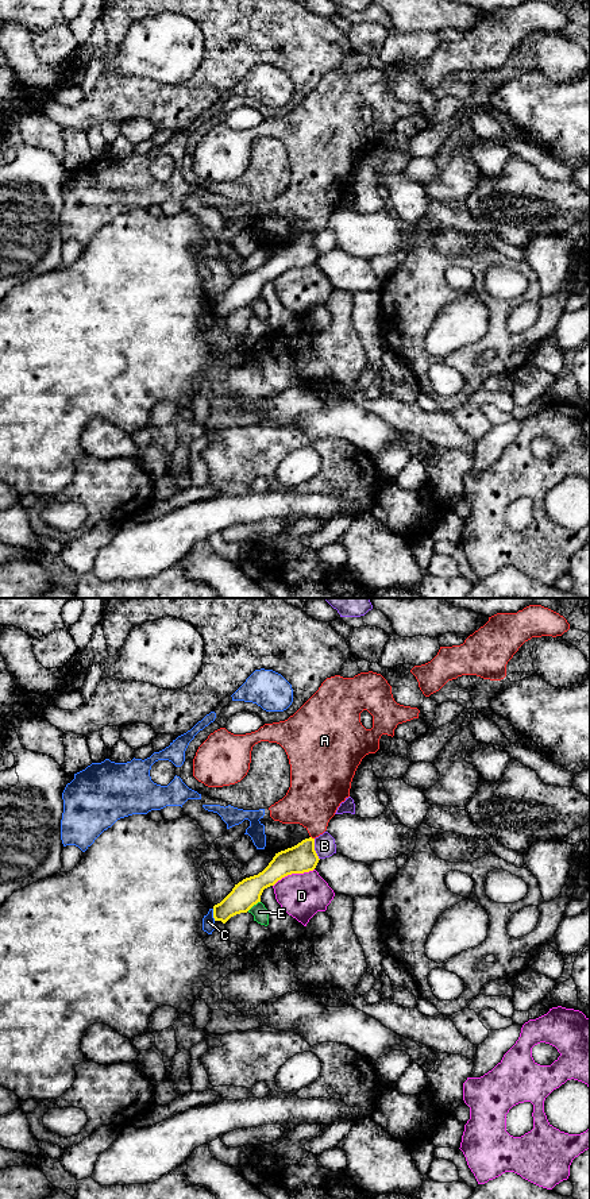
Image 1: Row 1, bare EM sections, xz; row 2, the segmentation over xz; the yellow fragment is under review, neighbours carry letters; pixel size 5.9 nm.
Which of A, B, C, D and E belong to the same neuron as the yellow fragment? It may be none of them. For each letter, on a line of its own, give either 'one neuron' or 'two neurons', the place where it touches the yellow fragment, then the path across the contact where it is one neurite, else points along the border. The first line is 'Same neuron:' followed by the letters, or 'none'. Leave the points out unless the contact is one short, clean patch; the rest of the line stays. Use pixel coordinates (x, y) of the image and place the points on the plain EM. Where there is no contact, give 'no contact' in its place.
Same neuron: none
A: two neurons; contact xz (311, 232); border xz (311, 231), (313, 234)
B: two neurons; contact xz (313, 245)
C: two neurons; contact xz (213, 309)
D: two neurons; contact xz (293, 268); border xz (313, 263), (305, 268), (288, 269), (273, 281)
E: two neurons; contact xz (253, 300); border xz (259, 296), (247, 305)

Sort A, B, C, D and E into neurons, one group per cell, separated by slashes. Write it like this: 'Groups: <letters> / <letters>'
Groups: A C / B / D / E

